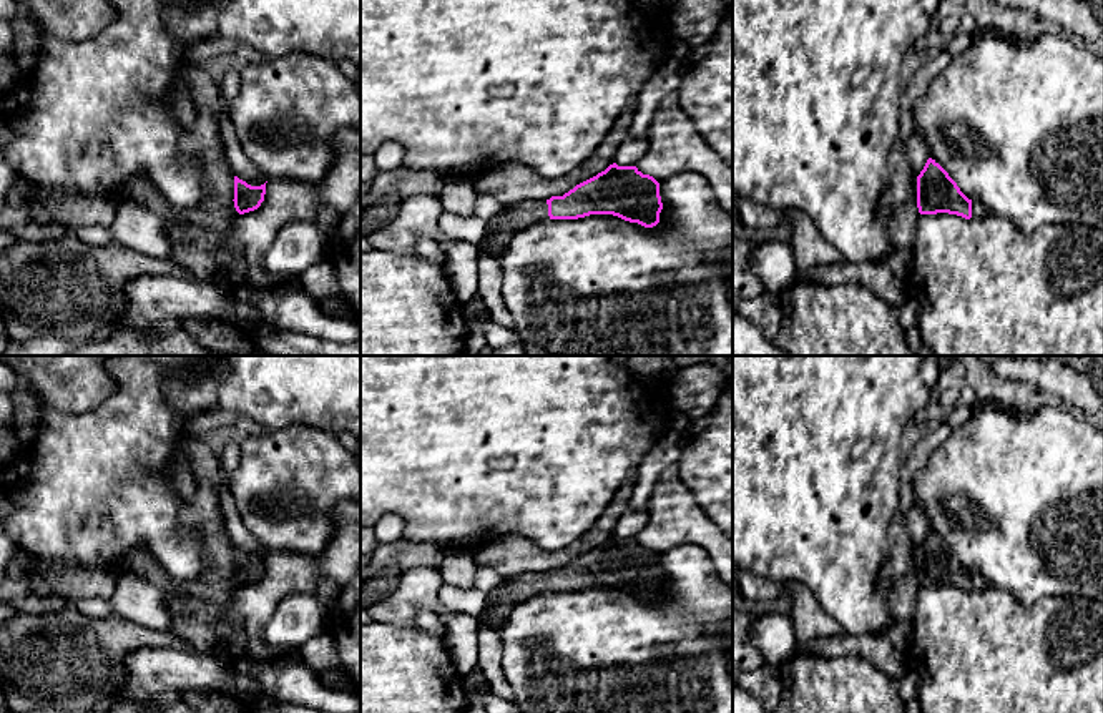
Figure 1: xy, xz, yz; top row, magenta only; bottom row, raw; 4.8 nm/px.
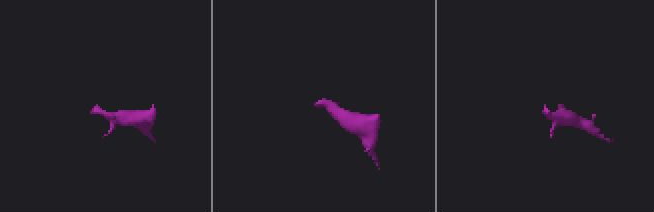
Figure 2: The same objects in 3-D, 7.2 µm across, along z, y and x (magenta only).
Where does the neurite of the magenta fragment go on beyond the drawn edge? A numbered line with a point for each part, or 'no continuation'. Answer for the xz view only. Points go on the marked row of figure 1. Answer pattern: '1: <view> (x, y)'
1: xz (515, 216)

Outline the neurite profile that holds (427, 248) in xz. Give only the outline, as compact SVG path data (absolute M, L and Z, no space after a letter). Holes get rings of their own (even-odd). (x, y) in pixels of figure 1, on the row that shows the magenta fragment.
M419 236L415 241L415 253L437 266L444 264L444 253L439 243L434 241L432 238Z

